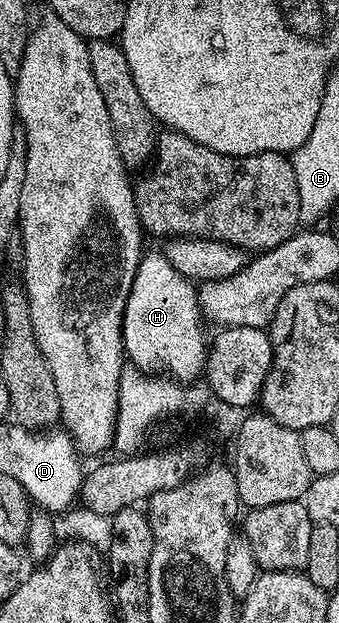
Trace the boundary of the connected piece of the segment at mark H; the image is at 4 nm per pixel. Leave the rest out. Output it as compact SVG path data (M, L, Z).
M144 253L123 317L123 353L129 362L147 372L170 372L179 380L202 375L209 349L209 334L203 331L203 322L196 283L181 276L169 264L166 253Z

